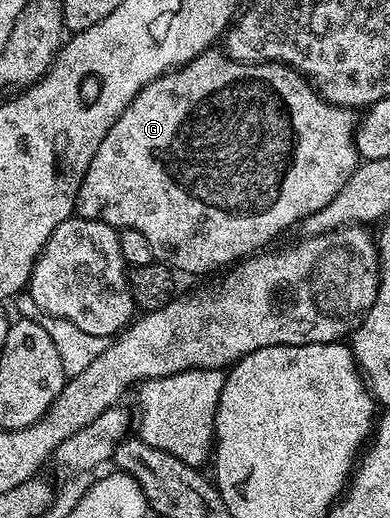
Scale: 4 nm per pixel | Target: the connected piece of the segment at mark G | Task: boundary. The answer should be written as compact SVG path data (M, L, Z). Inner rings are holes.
M207 50L198 54L182 67L165 72L154 82L150 82L122 110L122 114L110 126L106 138L98 142L98 150L94 150L94 158L90 158L90 166L84 171L82 186L76 195L75 215L83 220L101 220L109 228L133 228L138 230L150 242L153 257L159 263L167 264L177 273L189 272L192 276L200 276L203 272L212 272L223 264L235 265L255 253L268 243L279 232L299 225L310 214L322 210L342 186L354 174L358 157L356 155L356 125L358 116L351 108L343 108L323 100L320 93L312 87L307 78L279 62L257 62L244 64L241 60L232 60L223 51Z

